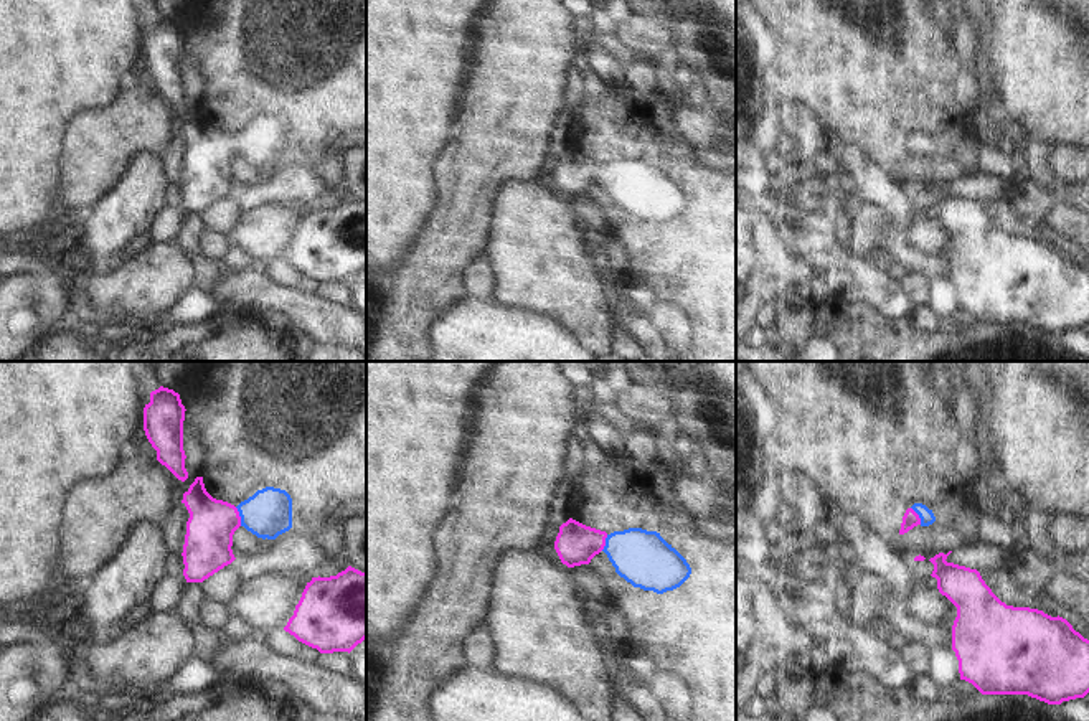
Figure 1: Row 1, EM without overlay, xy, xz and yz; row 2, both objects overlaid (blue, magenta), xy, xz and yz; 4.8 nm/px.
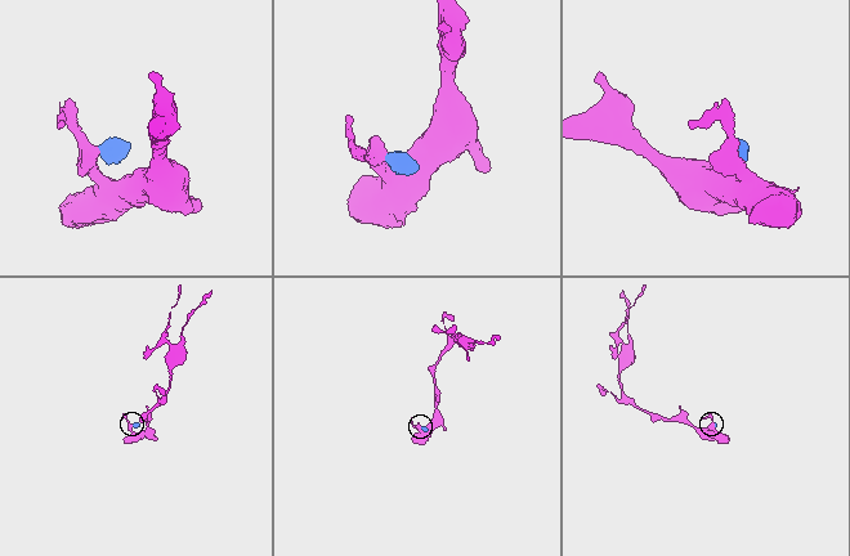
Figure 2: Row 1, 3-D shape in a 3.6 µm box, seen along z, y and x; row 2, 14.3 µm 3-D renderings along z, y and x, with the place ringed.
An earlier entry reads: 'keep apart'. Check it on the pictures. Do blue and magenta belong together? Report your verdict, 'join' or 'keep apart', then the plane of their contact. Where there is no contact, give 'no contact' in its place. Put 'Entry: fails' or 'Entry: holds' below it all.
join | xy
Entry: fails

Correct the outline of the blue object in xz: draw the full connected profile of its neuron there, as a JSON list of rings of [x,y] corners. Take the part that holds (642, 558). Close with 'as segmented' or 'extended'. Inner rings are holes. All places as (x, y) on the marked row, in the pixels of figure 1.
[[[569,518],[559,526],[554,549],[568,568],[589,564],[604,551],[620,577],[657,594],[680,587],[691,574],[686,559],[660,533],[642,528],[607,535]]]; extended

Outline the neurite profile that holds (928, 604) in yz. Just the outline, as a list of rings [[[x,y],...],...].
[[[921,587],[909,597],[906,607],[914,617],[931,625],[944,625],[949,630],[957,617],[957,607],[937,587]]]

